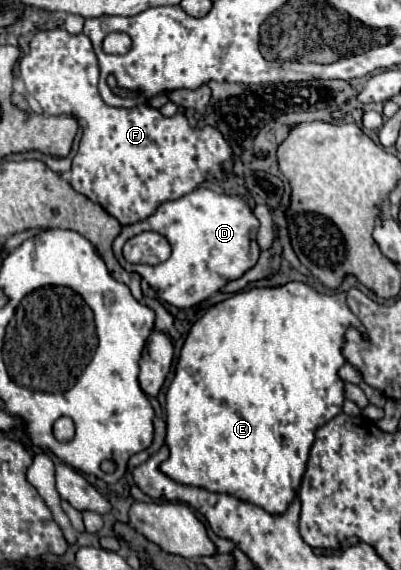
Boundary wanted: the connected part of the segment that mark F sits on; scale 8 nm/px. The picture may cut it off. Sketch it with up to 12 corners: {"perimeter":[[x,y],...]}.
{"perimeter":[[39,31],[19,69],[87,127],[71,187],[129,225],[231,149],[183,113],[103,103],[87,35]]}

